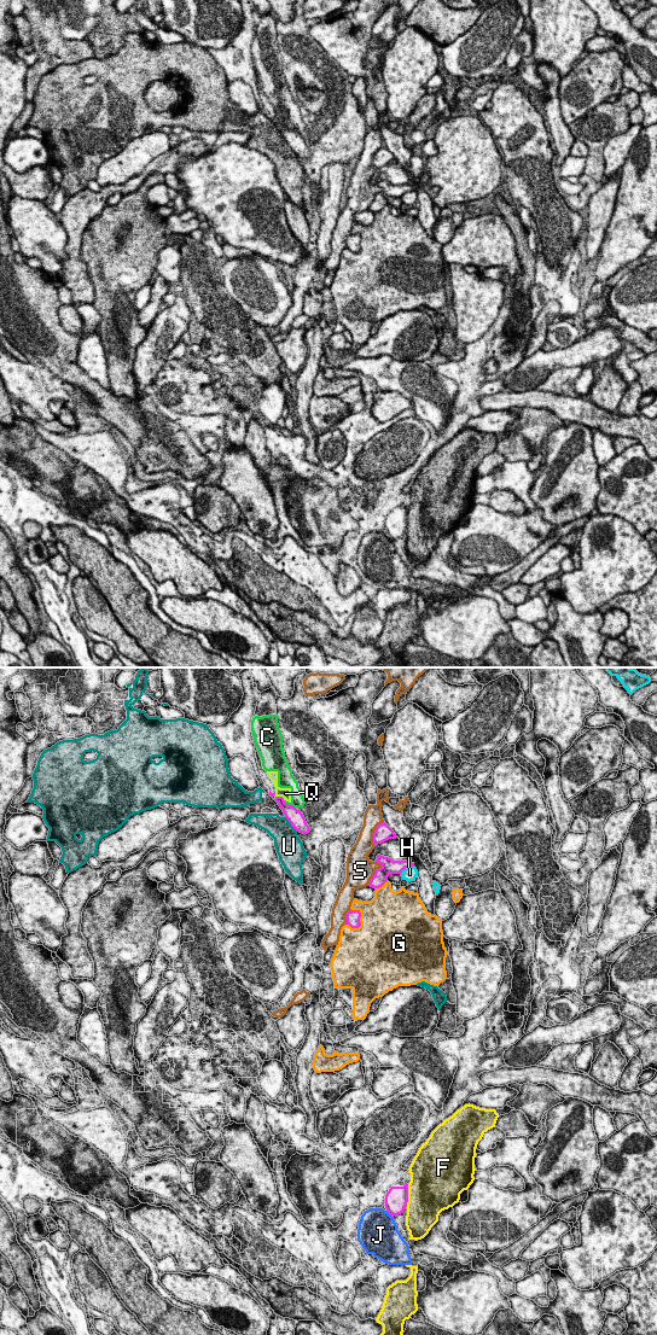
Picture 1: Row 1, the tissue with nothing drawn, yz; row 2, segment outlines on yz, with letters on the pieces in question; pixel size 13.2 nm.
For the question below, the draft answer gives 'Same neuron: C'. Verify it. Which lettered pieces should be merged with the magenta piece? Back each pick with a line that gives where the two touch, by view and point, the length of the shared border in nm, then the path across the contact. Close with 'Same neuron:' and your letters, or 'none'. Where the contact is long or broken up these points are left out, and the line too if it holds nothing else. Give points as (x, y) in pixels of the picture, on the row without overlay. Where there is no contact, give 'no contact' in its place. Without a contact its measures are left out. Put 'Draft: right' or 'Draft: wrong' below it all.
Same neuron: none
Draft: wrong

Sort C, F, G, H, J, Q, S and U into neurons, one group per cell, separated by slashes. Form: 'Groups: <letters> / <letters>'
Groups: C Q / F / G / H / J / S / U

